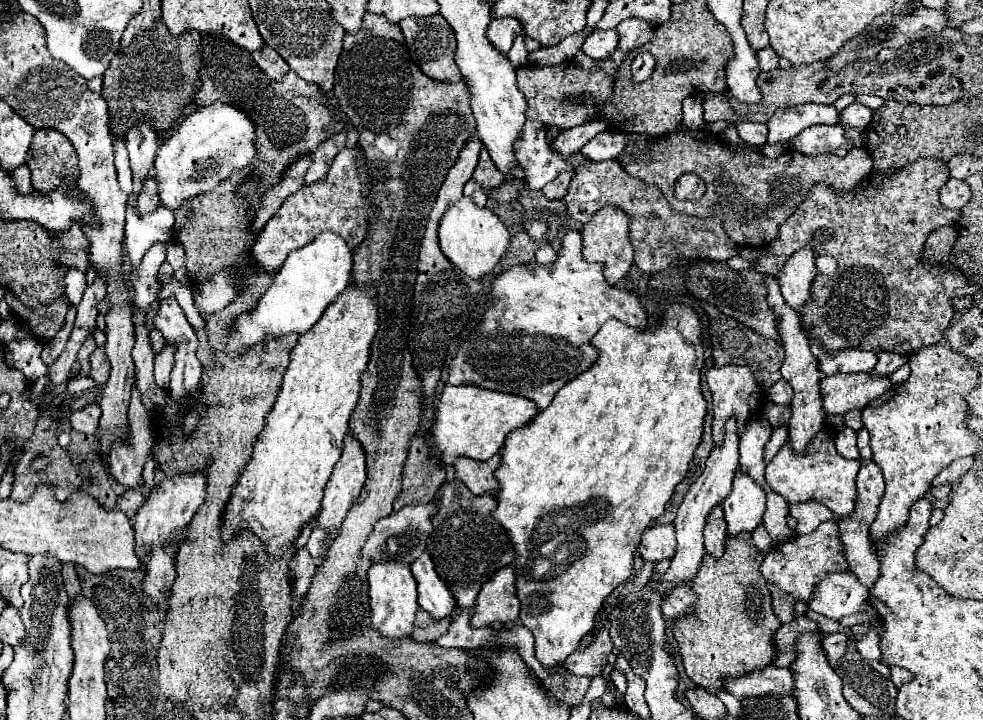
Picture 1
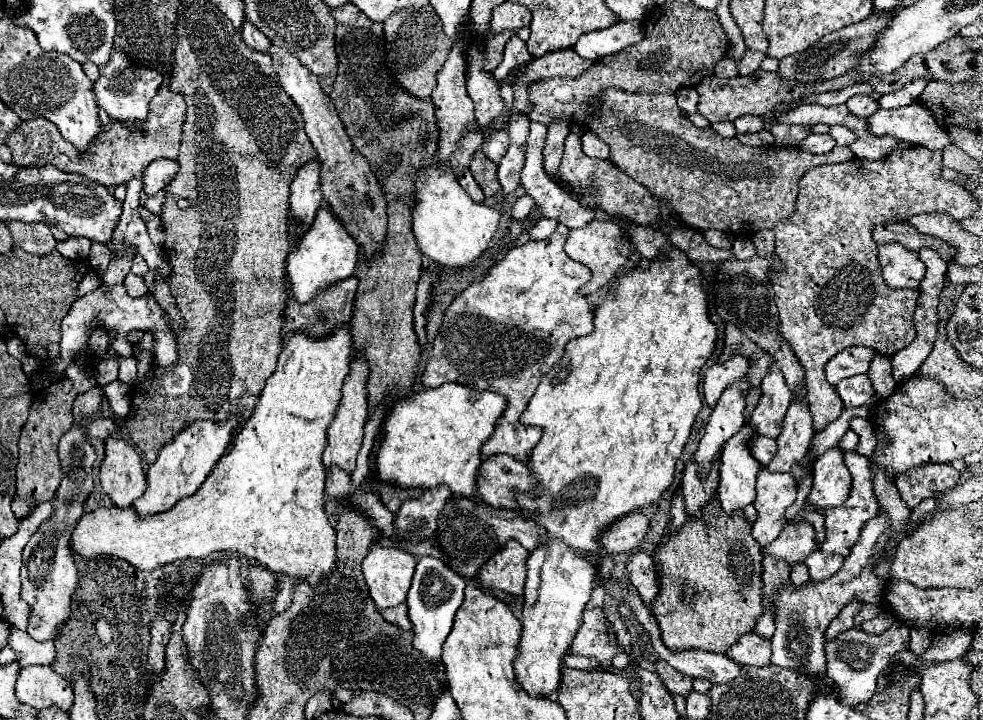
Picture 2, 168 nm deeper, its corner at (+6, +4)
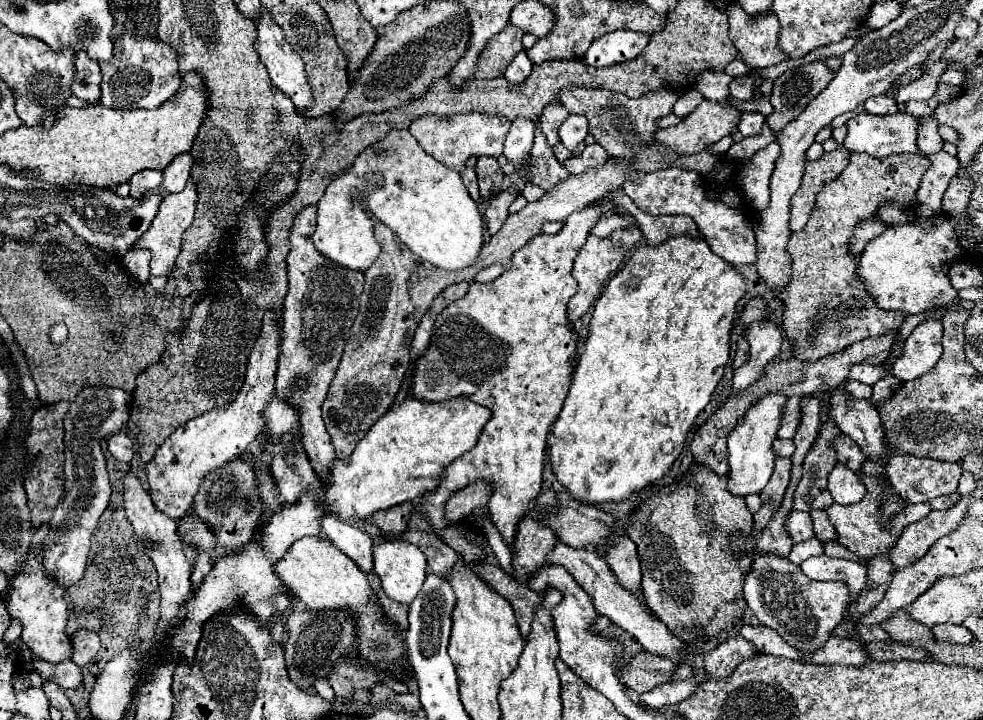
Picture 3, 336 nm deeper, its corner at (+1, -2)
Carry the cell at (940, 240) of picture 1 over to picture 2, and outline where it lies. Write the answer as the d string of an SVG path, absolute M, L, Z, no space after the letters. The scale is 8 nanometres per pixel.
M882 223L872 229L872 239L882 245L890 241L900 241L910 251L920 251L922 247L936 249L944 261L950 261L956 255L956 247L938 237L918 233L910 223Z

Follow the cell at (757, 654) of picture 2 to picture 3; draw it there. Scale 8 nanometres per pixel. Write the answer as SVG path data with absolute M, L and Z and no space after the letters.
M731 633L723 643L719 643L713 651L703 653L703 667L711 677L727 677L735 671L735 667L755 655L755 645L741 637L739 633Z

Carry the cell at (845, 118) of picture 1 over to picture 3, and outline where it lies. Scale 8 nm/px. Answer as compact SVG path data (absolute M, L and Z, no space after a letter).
M881 95L881 97L871 97L867 99L865 103L865 111L871 113L871 115L891 115L891 113L897 113L899 107L895 103L895 99L889 95Z

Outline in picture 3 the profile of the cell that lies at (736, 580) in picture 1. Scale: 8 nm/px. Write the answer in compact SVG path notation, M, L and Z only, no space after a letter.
M691 467L689 473L673 483L671 487L663 487L653 499L647 499L647 501L641 501L639 503L639 509L635 511L633 515L633 521L627 529L627 535L629 539L637 545L637 551L639 551L639 559L641 559L641 569L643 569L643 597L645 597L645 603L647 607L667 625L667 629L681 641L691 641L691 639L703 639L703 641L709 641L713 637L719 637L723 631L731 631L735 629L737 625L743 623L743 615L745 615L745 609L747 609L747 603L745 599L739 597L739 581L745 581L747 573L751 573L751 565L753 565L753 557L755 557L755 537L753 537L753 515L749 513L747 505L745 505L745 499L739 499L737 495L731 495L727 491L727 477L719 477L711 471L707 471L705 467Z

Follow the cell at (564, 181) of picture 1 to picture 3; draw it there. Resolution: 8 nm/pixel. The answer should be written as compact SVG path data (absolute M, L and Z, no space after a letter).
M553 103L553 105L545 107L543 117L539 121L539 127L541 127L541 131L547 137L551 147L555 147L559 143L559 127L561 127L563 119L567 119L567 117L569 117L569 113L565 111L565 107L561 103Z

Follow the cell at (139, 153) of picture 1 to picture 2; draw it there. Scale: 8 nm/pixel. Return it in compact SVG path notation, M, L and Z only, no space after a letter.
M112 53L110 61L100 67L100 77L92 85L92 89L94 89L98 105L112 119L142 123L142 119L146 119L148 115L148 103L156 95L162 83L164 83L164 75L158 69L148 67L148 65L132 65L130 61L126 61L126 55Z

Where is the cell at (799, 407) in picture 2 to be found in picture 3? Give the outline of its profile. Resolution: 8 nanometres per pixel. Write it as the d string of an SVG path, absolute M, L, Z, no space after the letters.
M777 457L775 459L773 475L771 475L769 483L765 485L765 489L761 491L763 501L773 499L777 505L781 503L781 499L783 499L787 487L789 487L789 481L791 481L791 467L793 467L791 457Z

